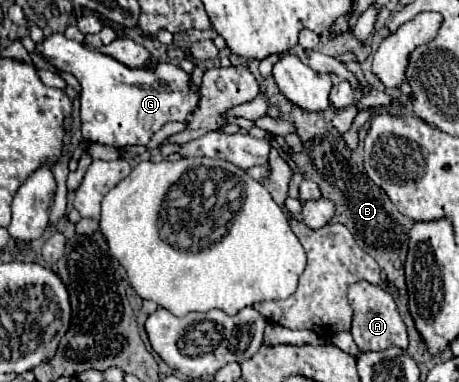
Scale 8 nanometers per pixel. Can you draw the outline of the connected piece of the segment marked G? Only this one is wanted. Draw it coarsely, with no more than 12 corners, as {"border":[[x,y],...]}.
{"border":[[52,34],[38,54],[80,82],[82,138],[146,146],[200,102],[172,62],[122,66]]}

